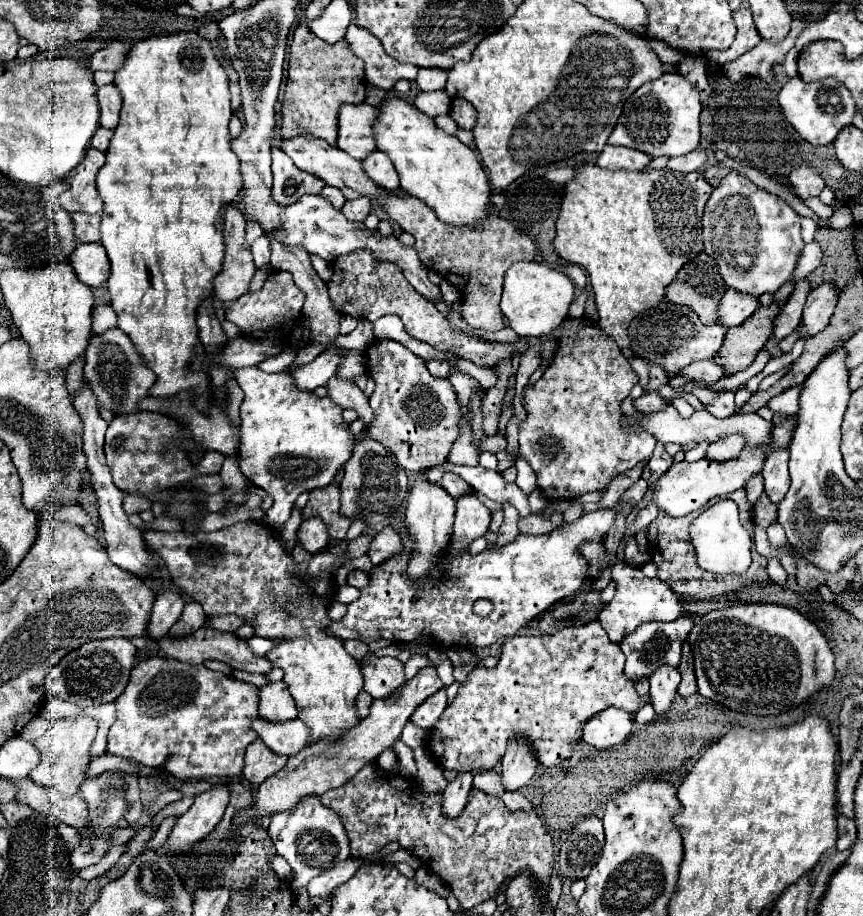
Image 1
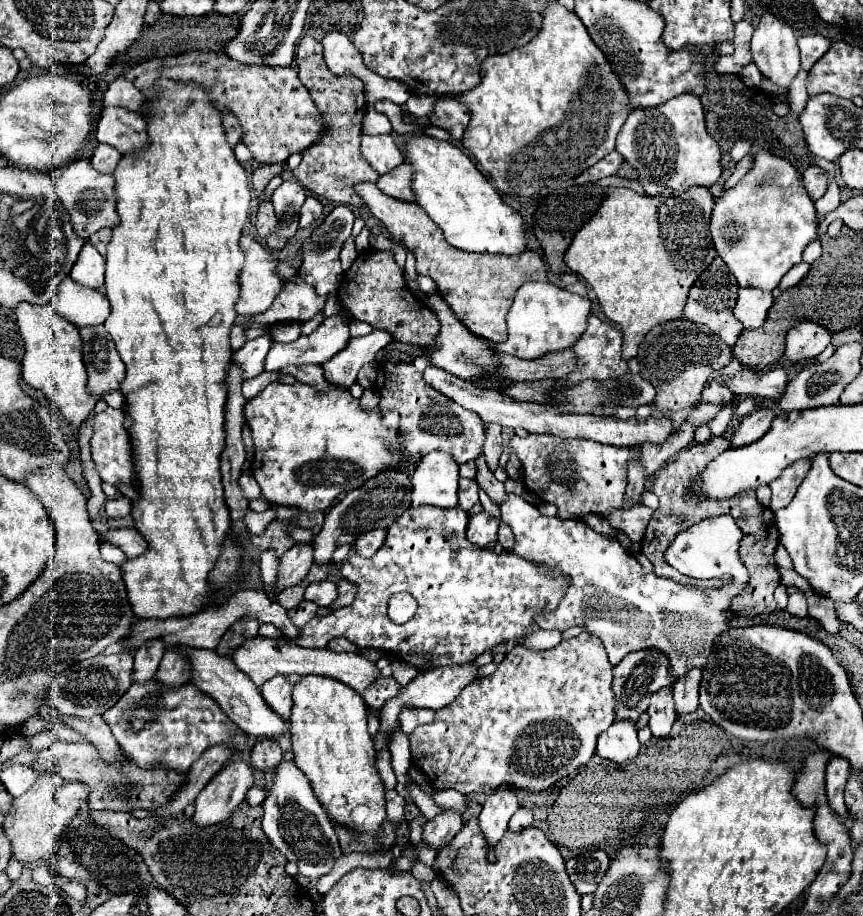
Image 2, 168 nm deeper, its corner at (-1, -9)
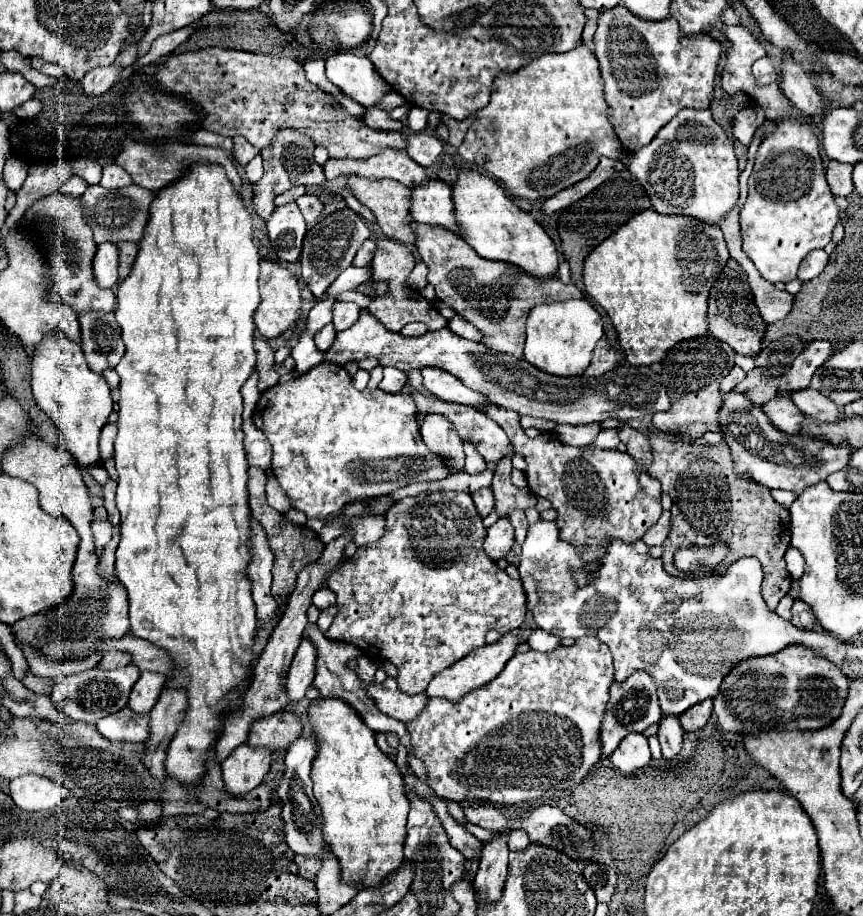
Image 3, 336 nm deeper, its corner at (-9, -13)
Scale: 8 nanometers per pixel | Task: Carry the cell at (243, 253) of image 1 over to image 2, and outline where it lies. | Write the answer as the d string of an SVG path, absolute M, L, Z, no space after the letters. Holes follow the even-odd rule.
M242 235L240 247L244 253L244 265L238 275L240 297L236 301L236 313L250 317L264 313L272 305L282 289L282 279L274 273L274 255L264 245L250 235Z

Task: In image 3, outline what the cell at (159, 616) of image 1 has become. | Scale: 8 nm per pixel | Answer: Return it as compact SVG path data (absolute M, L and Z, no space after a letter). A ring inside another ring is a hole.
M142 673L128 695L128 707L138 715L150 713L162 693L164 681L166 679L160 673Z

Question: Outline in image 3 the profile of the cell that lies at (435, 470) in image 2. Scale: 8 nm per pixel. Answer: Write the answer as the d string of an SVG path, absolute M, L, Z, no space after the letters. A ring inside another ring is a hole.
M430 413L422 419L420 425L420 433L422 439L426 443L426 447L434 453L438 453L440 457L448 459L448 467L454 473L462 473L464 471L464 449L462 449L462 439L458 437L458 433L454 431L452 423L436 413Z

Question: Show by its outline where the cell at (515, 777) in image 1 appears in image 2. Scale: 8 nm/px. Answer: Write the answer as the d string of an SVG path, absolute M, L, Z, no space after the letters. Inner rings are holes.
M498 787L486 797L480 813L480 827L490 845L496 845L500 841L500 837L508 829L510 817L516 813L518 807L520 805L514 787Z

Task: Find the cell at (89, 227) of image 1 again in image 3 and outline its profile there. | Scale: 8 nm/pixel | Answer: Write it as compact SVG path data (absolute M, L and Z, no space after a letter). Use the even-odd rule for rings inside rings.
M118 243L120 247L120 279L118 281L124 281L132 269L132 263L136 261L136 255L138 255L138 243Z

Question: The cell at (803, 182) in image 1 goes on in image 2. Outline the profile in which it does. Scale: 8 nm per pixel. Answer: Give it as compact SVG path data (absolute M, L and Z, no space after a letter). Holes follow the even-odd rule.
M808 167L802 173L802 185L804 185L806 193L810 195L810 199L812 201L818 201L826 193L828 177L826 177L824 169L820 169L820 167Z

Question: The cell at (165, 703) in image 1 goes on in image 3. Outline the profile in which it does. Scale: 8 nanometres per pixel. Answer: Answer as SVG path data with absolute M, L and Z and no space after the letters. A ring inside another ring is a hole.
M124 707L120 713L112 713L96 723L96 729L108 741L142 743L148 737L148 715L136 717L132 709Z

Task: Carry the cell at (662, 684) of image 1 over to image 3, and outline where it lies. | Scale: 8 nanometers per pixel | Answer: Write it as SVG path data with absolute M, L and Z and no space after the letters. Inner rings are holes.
M662 717L660 729L658 729L658 739L660 739L664 759L678 757L678 753L682 749L682 735L684 735L684 729L678 723L678 717Z

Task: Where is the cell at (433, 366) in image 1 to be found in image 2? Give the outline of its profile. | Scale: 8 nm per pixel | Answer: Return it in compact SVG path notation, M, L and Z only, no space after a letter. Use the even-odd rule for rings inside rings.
M428 367L424 371L424 381L440 391L442 395L450 397L454 403L462 405L464 409L470 409L482 417L484 423L498 423L502 427L524 427L528 433L550 433L562 439L592 439L604 445L614 445L614 447L640 447L644 443L650 445L662 445L670 439L672 433L676 433L676 425L670 415L664 417L646 417L646 419L636 419L630 417L626 421L620 421L616 417L596 417L596 415L576 415L576 413L562 413L556 411L552 405L538 405L538 403L518 403L500 391L480 391L476 389L470 381L464 381L444 369L438 367Z

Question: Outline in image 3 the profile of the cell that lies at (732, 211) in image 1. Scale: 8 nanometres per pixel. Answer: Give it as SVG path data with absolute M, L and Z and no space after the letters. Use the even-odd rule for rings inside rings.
M786 117L776 123L776 129L766 135L758 147L752 175L748 179L748 197L740 211L742 247L744 253L754 261L760 275L770 283L788 283L796 279L802 259L814 251L824 249L832 239L832 229L840 221L840 211L834 195L826 183L826 173L818 149L818 137L804 119Z

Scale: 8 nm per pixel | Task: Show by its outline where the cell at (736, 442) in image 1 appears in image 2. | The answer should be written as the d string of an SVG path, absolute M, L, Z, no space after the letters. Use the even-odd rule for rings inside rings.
M758 409L750 415L746 415L740 423L740 427L734 431L734 435L730 437L730 447L736 449L736 447L746 447L750 445L752 441L760 439L768 429L770 429L770 423L774 419L774 413L768 411L768 409Z

